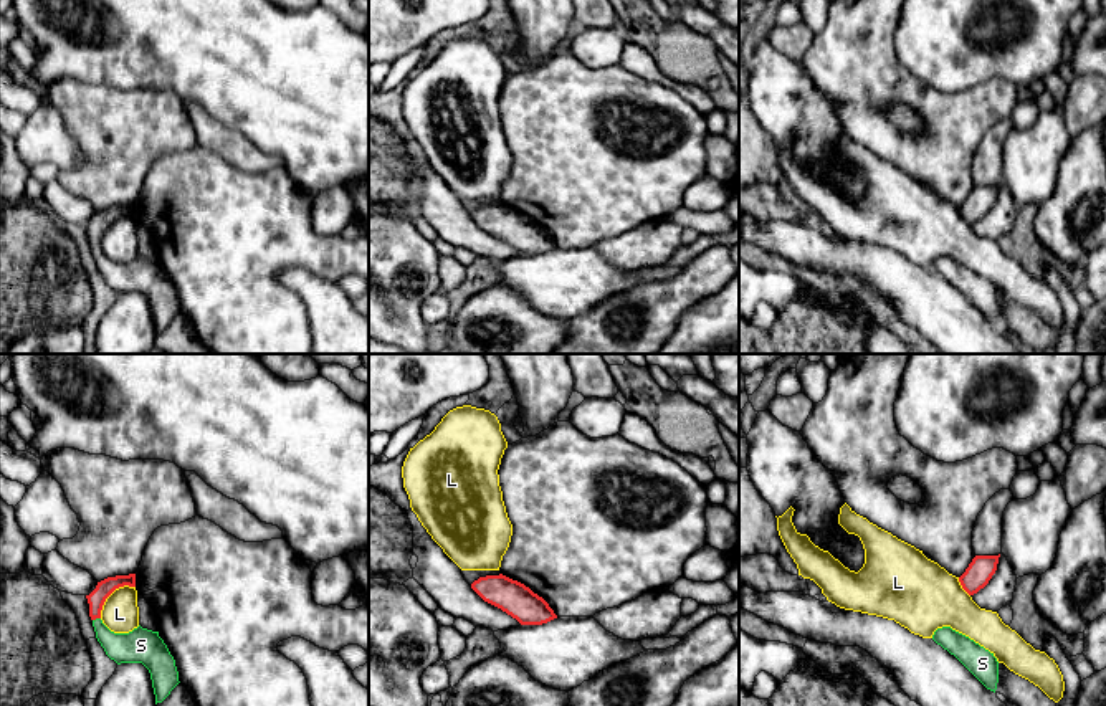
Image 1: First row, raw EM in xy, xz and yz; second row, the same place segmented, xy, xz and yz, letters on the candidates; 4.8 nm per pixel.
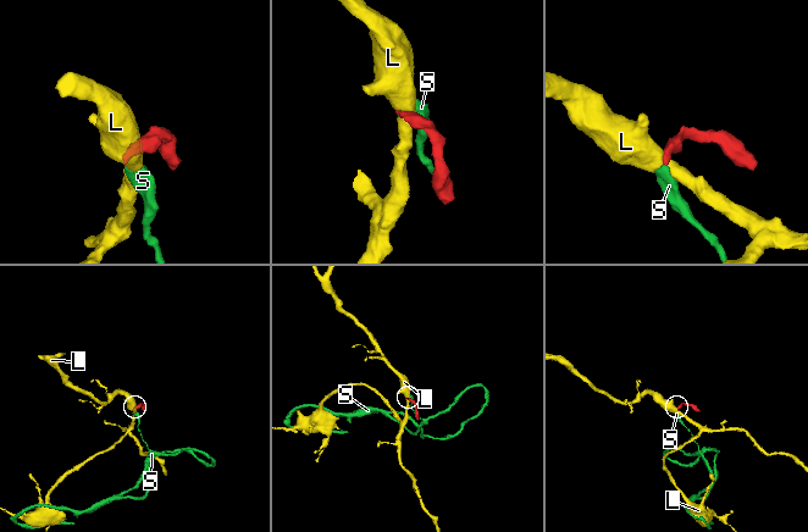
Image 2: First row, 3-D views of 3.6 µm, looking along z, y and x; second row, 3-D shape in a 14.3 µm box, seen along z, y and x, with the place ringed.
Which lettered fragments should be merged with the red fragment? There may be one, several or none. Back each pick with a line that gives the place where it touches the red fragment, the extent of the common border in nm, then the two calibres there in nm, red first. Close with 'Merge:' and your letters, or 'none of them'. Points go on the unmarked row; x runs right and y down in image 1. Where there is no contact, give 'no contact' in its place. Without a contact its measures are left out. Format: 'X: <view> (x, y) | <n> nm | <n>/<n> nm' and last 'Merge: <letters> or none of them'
S: xy (96, 247) | 40 nm | 90/160 nm
Merge: S

